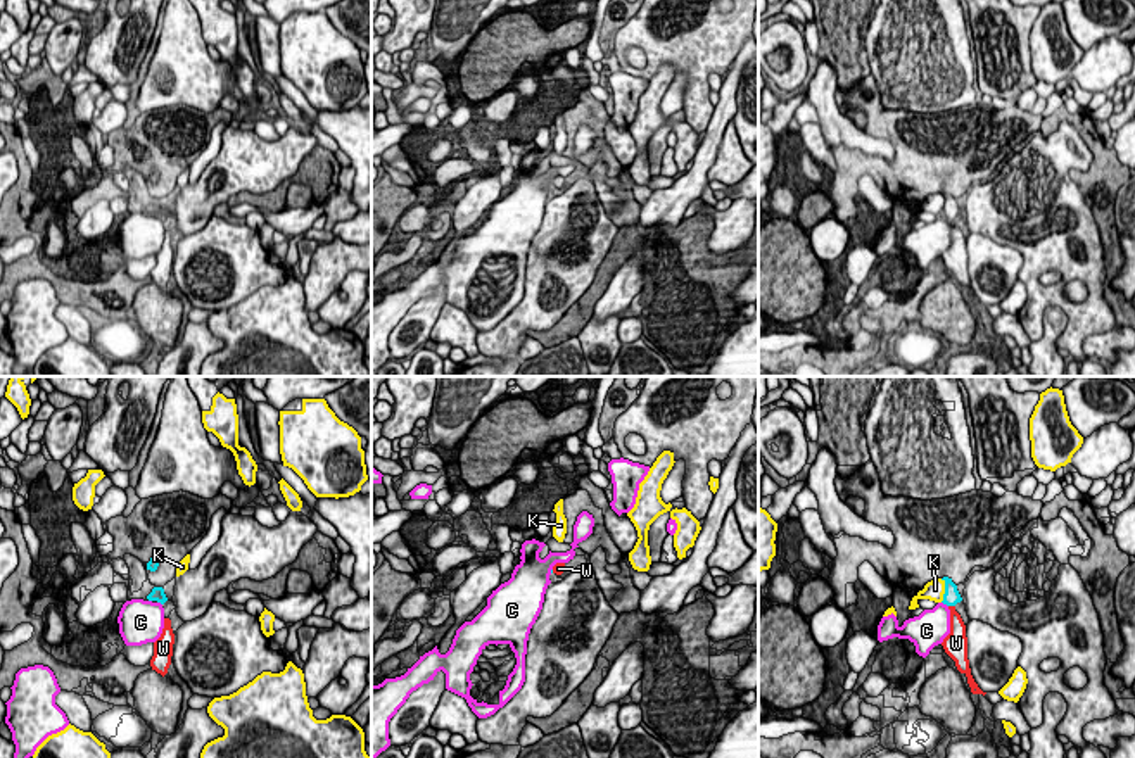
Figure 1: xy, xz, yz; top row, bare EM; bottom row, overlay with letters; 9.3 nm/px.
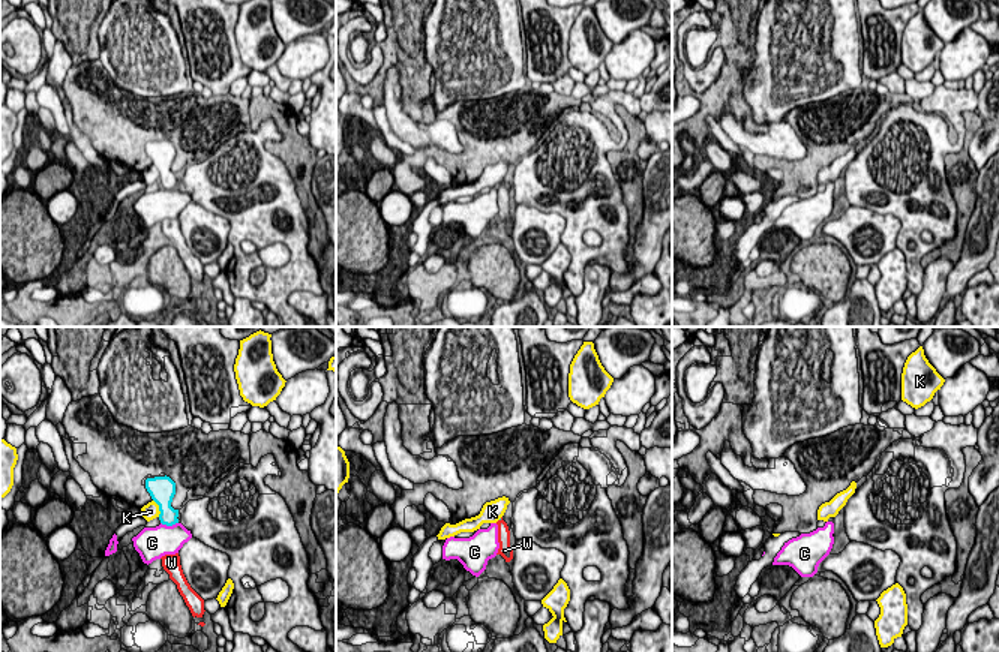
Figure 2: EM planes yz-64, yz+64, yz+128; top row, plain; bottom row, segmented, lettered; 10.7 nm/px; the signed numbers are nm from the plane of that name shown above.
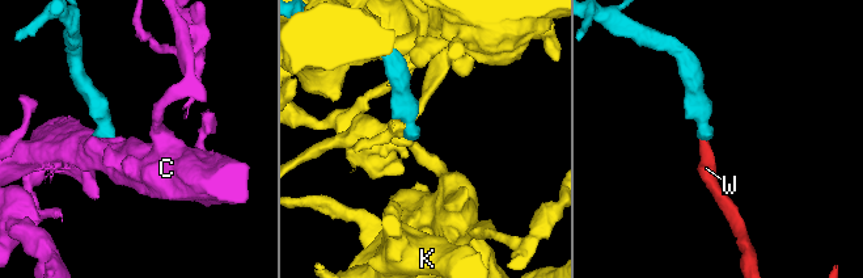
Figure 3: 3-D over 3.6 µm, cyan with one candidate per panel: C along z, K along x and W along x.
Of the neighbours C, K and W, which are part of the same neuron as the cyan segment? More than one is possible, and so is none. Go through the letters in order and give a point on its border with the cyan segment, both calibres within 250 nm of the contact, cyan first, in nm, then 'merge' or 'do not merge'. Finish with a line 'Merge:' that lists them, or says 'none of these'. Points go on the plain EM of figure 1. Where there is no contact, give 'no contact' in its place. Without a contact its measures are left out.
C: contact yz (945, 216); calibres 160 and 320 nm; do not merge
K: contact yz (945, 204); calibres 160 and 190 nm; do not merge
W: contact yz (952, 218); calibres 160 and 160 nm; merge
Merge: W

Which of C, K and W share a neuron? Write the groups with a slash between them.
C / K / W

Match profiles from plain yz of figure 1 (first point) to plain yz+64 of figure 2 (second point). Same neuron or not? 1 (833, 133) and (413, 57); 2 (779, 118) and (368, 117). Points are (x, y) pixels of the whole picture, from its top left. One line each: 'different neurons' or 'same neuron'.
1: different neurons
2: same neuron

